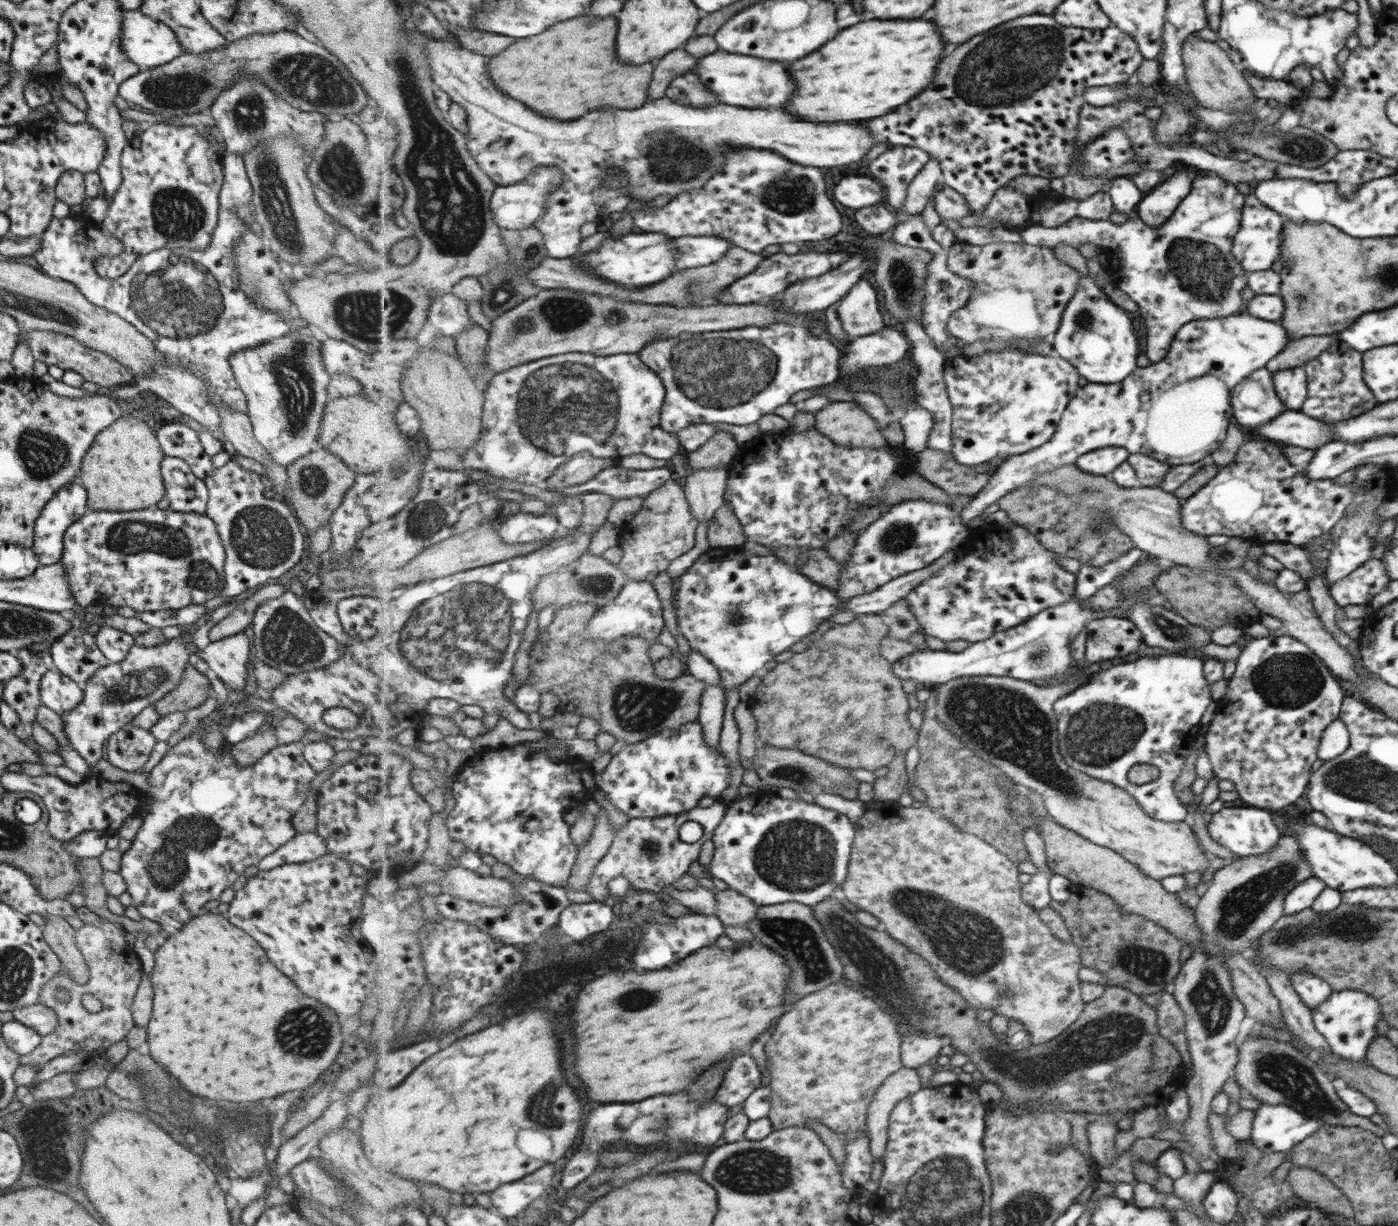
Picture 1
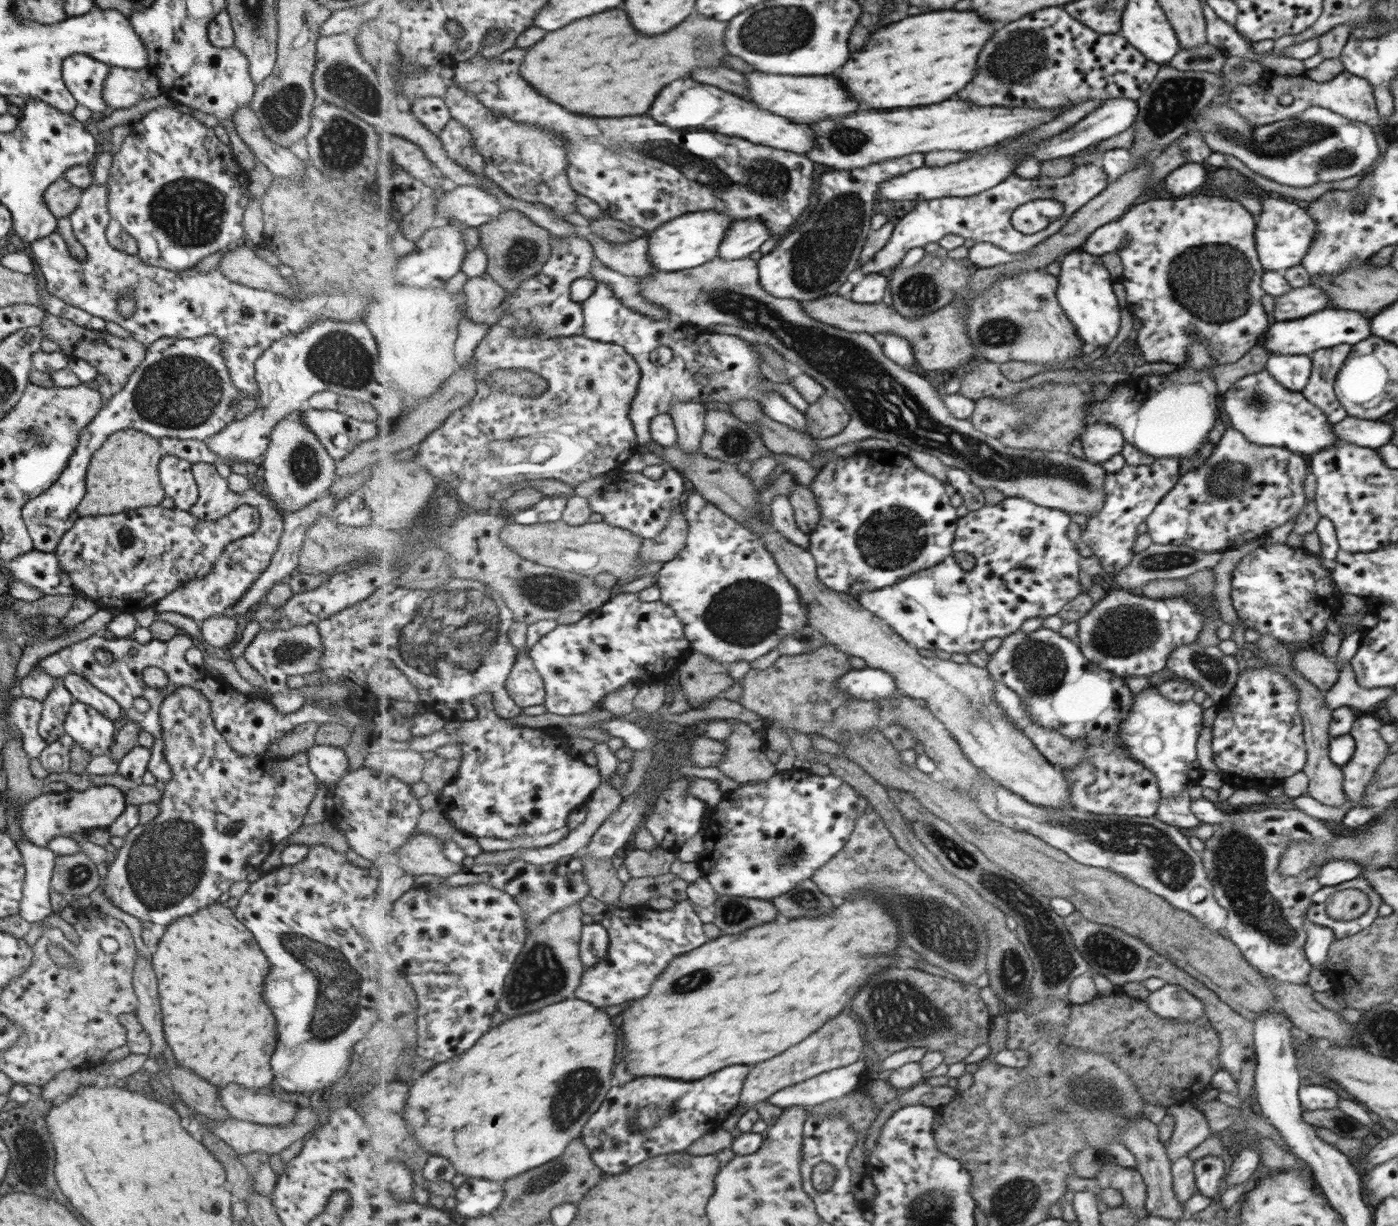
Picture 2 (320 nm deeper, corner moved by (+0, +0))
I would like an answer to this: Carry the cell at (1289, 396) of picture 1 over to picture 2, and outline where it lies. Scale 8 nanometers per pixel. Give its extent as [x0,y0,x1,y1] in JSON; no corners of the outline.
[1265,353,1311,392]

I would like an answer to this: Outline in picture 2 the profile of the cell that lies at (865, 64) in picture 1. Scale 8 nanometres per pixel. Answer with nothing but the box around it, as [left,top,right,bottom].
[839,10,993,108]

